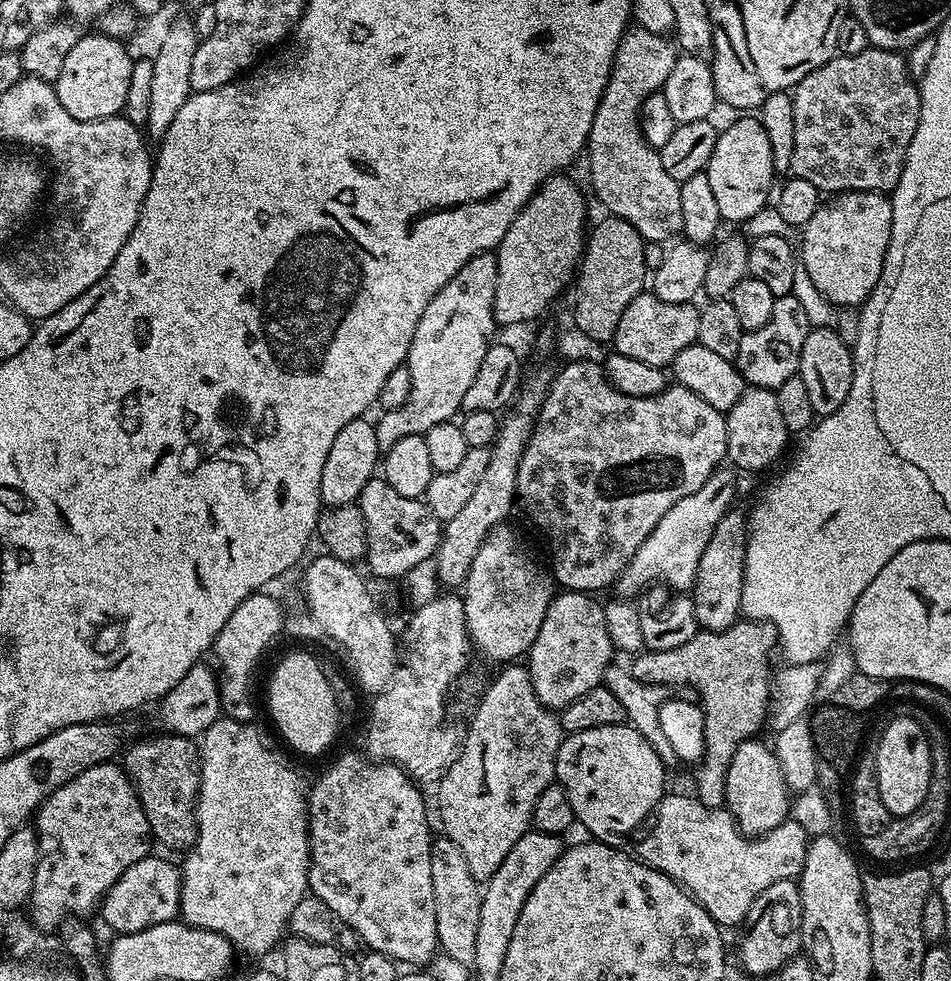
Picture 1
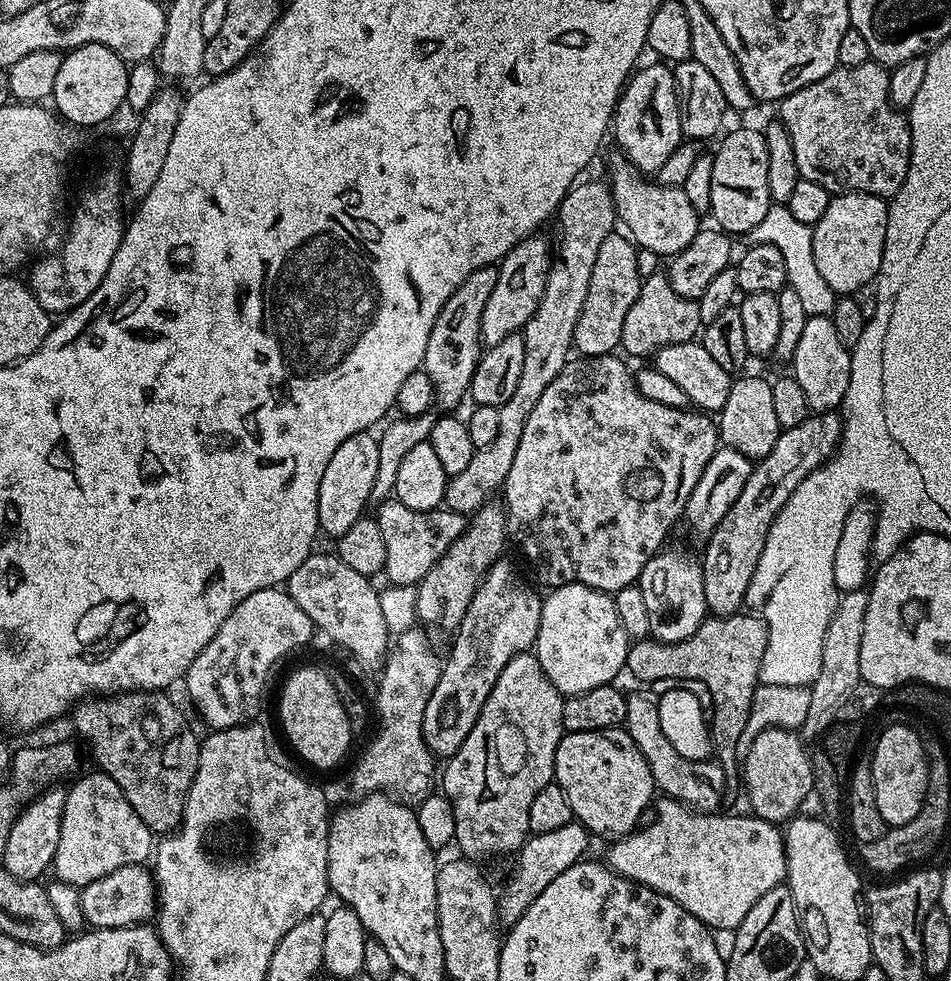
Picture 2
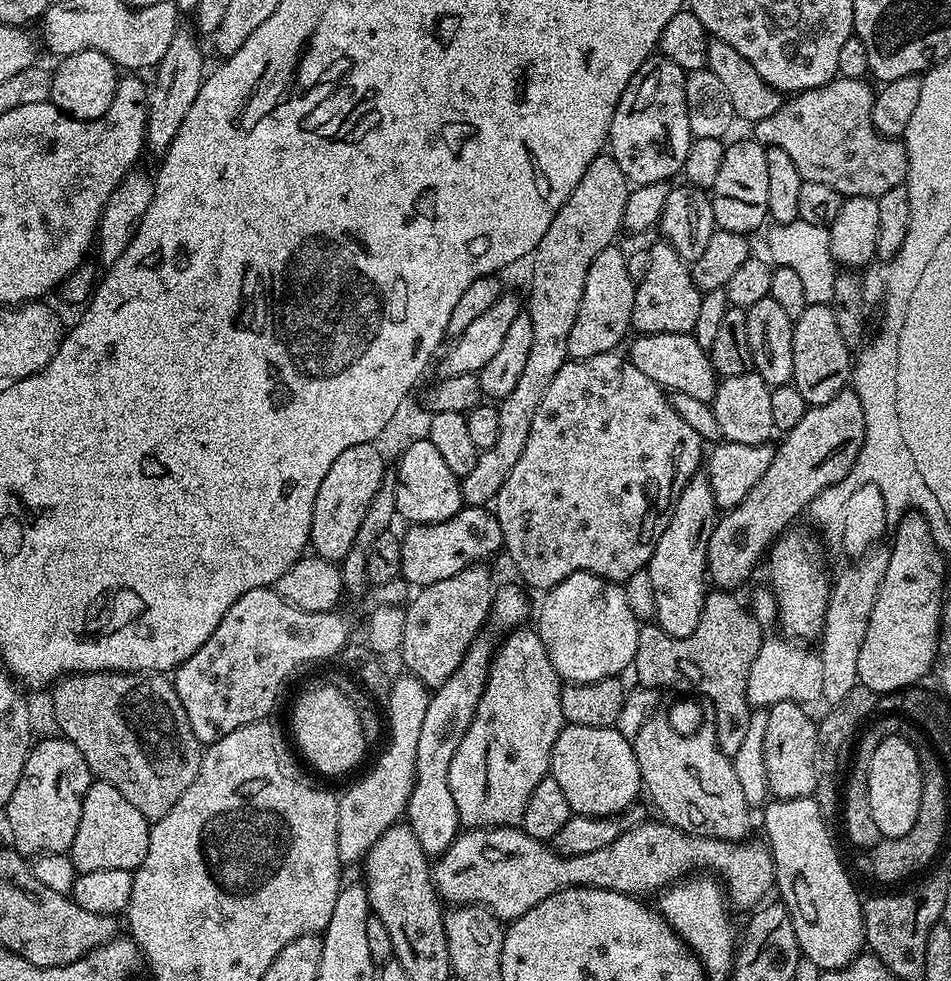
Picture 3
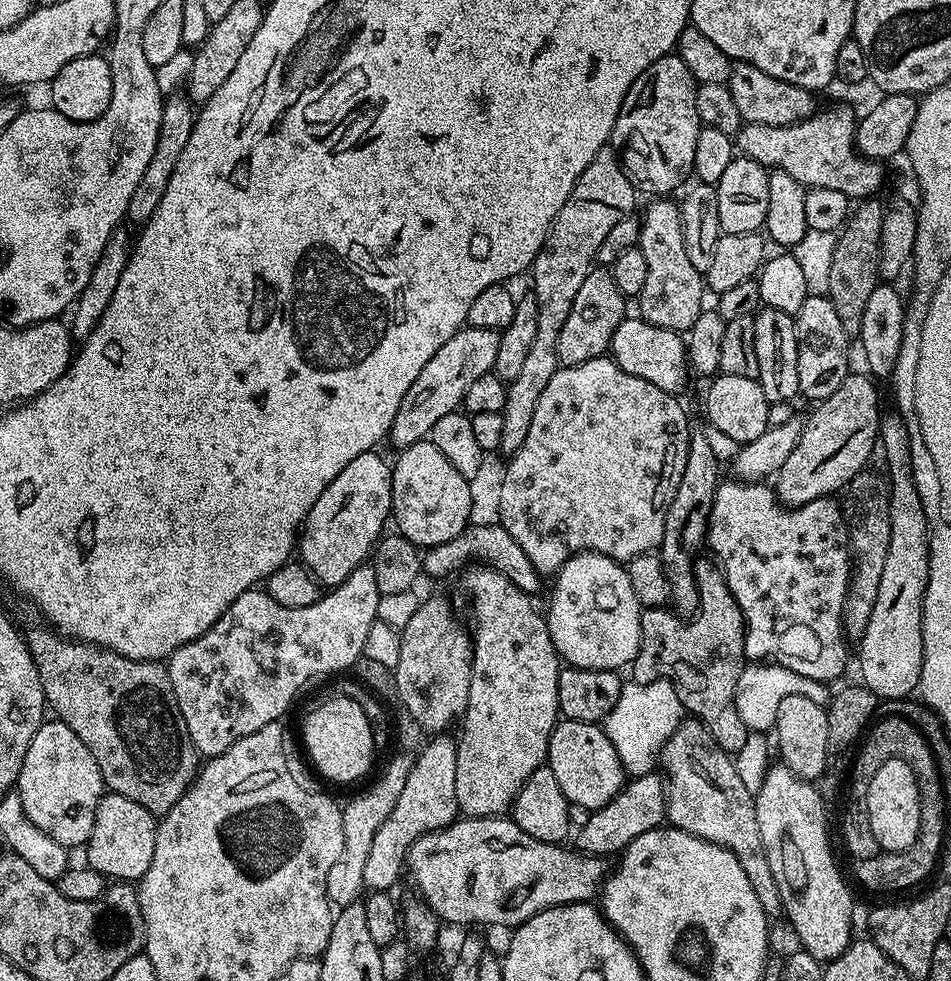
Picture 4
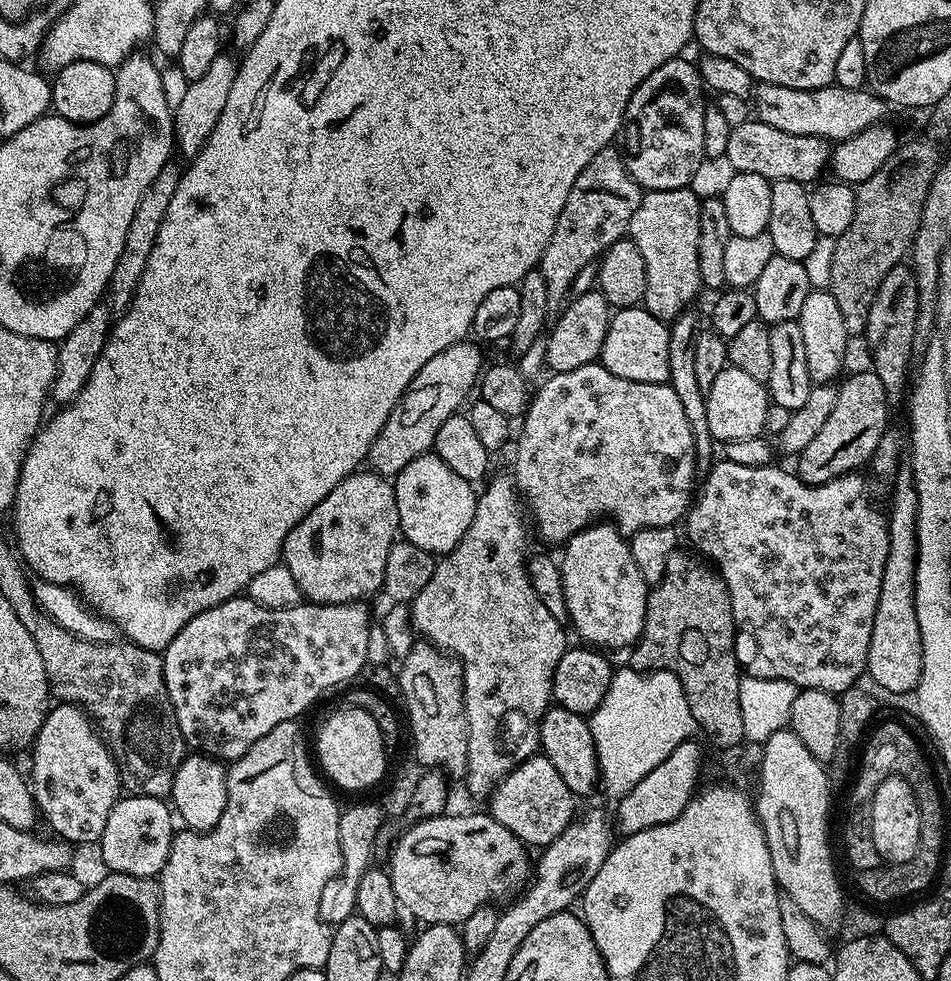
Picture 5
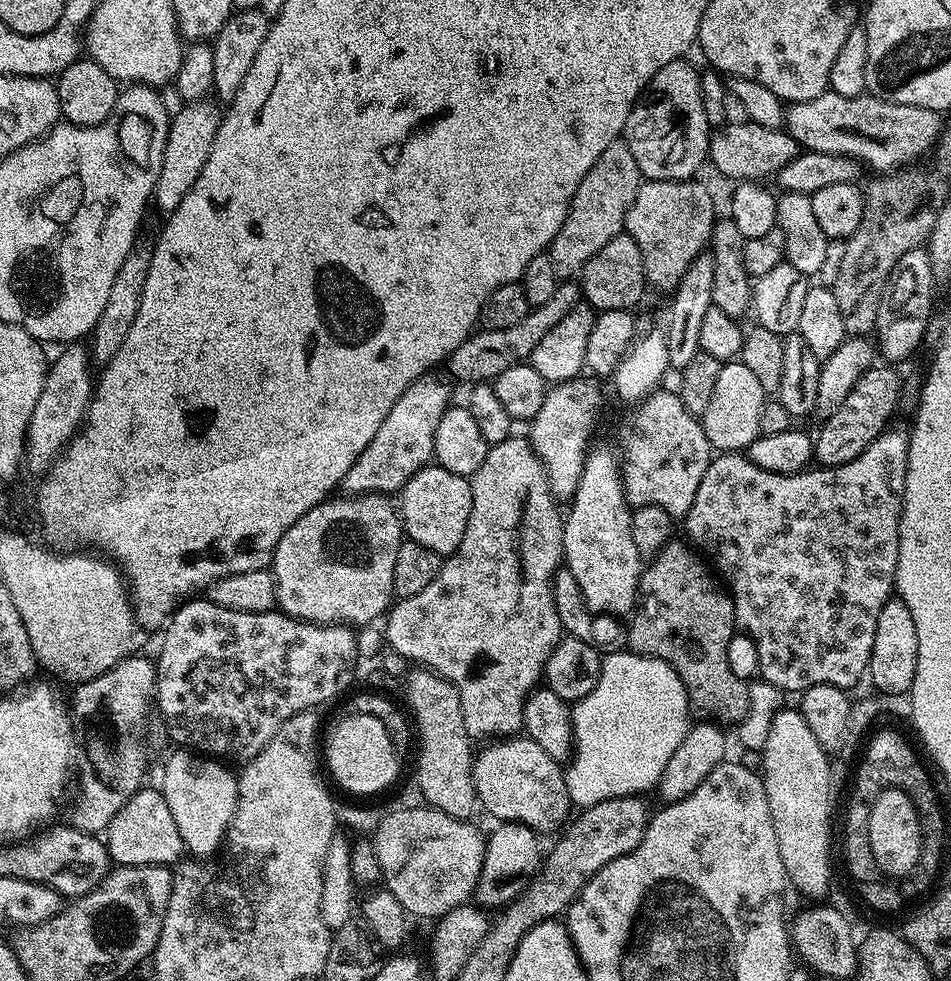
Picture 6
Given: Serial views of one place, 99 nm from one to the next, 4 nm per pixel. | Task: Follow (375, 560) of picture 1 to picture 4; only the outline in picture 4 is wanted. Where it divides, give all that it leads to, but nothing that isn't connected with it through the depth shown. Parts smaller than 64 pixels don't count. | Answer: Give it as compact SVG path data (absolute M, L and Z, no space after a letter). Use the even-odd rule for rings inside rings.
M499 522L492 524L476 524L464 529L448 542L442 542L438 546L427 549L422 556L422 572L427 576L452 576L456 571L467 569L472 565L487 566L493 568L496 572L504 573L514 586L518 586L523 592L536 594L540 588L542 573L526 558L522 551L522 546L510 538L508 531L502 527ZM460 568L460 569L459 569Z

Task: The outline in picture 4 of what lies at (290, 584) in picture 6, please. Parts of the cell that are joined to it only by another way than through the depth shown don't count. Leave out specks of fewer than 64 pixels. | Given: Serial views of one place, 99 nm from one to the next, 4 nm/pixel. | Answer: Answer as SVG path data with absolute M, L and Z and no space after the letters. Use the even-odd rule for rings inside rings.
M376 450L363 452L354 462L346 462L342 474L322 490L304 520L298 537L298 556L321 585L342 583L371 557L376 543L385 535L384 523L389 523L392 515L392 464L378 453Z

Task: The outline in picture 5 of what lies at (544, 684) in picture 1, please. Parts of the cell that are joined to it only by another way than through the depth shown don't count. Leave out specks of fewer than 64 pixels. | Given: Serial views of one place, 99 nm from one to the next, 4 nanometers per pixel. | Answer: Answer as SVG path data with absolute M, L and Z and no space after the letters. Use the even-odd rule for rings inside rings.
M593 522L566 541L562 548L564 557L561 555L558 560L570 628L572 624L573 630L584 639L581 641L597 650L631 649L642 634L650 585L644 581L642 574L638 574L638 566L634 566L628 546L629 541L615 524Z

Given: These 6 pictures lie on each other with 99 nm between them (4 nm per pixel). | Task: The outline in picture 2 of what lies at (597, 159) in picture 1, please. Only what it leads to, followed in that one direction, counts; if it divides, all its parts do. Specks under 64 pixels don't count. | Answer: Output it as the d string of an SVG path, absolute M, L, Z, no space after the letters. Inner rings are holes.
M616 154L612 160L612 180L610 187L616 219L621 225L625 224L627 235L640 248L652 250L660 258L677 256L682 250L694 242L694 234L698 234L702 227L701 213L686 198L683 187L671 188L665 184L649 182L623 155Z

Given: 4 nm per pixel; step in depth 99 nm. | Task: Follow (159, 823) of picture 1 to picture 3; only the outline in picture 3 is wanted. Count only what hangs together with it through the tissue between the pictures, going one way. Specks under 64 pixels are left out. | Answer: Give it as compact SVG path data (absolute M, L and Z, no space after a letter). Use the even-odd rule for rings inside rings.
M74 672L57 680L51 692L52 716L60 727L59 735L78 746L78 754L86 758L93 777L114 786L149 822L166 818L174 802L198 778L202 755L200 739L190 726L190 718L186 718L175 683L159 672Z

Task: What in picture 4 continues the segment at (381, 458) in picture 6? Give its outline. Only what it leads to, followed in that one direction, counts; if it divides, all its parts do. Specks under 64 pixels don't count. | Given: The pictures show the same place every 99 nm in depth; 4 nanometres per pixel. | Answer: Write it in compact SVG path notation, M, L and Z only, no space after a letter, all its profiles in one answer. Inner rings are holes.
M495 328L460 329L422 366L422 374L414 378L414 386L406 390L406 398L402 398L402 406L398 406L398 414L394 414L390 441L396 450L409 448L414 442L425 439L431 433L434 422L446 414L457 411L463 405L466 390L482 378L482 374L494 369L494 358L498 358L498 342L500 332Z

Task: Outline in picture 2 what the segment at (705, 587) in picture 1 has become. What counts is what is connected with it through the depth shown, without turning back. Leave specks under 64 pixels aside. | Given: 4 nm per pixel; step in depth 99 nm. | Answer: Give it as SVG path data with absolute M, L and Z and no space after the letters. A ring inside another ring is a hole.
M835 411L817 412L808 415L798 426L781 431L778 442L774 442L774 450L761 460L755 461L750 478L746 478L746 486L742 486L742 494L738 494L738 502L726 510L726 518L718 522L714 534L703 545L702 567L704 577L702 586L706 586L706 606L714 616L735 616L745 607L746 590L750 586L750 578L754 578L754 566L758 566L758 558L762 558L762 546L766 546L766 534L786 498L798 490L798 486L811 472L818 470L825 462L831 460L840 444L840 432L844 429L843 419Z

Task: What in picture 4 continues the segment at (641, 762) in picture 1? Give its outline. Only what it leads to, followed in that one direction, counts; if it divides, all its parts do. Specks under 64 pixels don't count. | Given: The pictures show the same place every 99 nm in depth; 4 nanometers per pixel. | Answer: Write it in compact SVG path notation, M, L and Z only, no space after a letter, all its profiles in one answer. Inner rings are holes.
M561 719L550 734L546 766L554 770L562 794L566 794L569 805L576 804L583 810L595 810L606 806L620 793L626 783L626 773L614 750L614 742L604 732L600 724L587 724Z

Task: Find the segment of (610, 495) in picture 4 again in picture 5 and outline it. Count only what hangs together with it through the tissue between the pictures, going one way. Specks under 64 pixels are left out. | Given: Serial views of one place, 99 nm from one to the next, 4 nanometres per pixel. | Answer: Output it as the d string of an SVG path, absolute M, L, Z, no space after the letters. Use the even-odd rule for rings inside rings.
M599 362L578 366L578 370L552 372L549 377L549 380L537 392L535 389L534 395L529 399L528 410L522 417L524 429L521 430L520 441L516 444L516 461L512 464L513 473L511 472L514 477L514 487L522 497L527 515L534 525L535 535L537 532L546 543L560 546L568 541L575 532L580 532L601 518L607 518L624 534L631 534L654 526L675 525L677 523L675 520L679 516L681 519L687 513L694 499L692 479L698 475L698 469L694 450L694 434L690 430L690 422L686 422L686 410L682 410L682 402L678 402L678 394L674 394L672 385L669 383L630 382L626 378L618 378L614 374L610 374L610 370L606 370L606 366Z

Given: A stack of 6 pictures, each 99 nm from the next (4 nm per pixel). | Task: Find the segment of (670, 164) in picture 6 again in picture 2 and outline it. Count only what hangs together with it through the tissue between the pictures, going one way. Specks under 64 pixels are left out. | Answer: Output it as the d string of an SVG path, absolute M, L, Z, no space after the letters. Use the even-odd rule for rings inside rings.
M655 63L645 68L637 67L628 77L616 102L616 115L610 125L620 143L619 151L641 174L655 174L682 142L680 96L676 92L675 71L667 63Z

